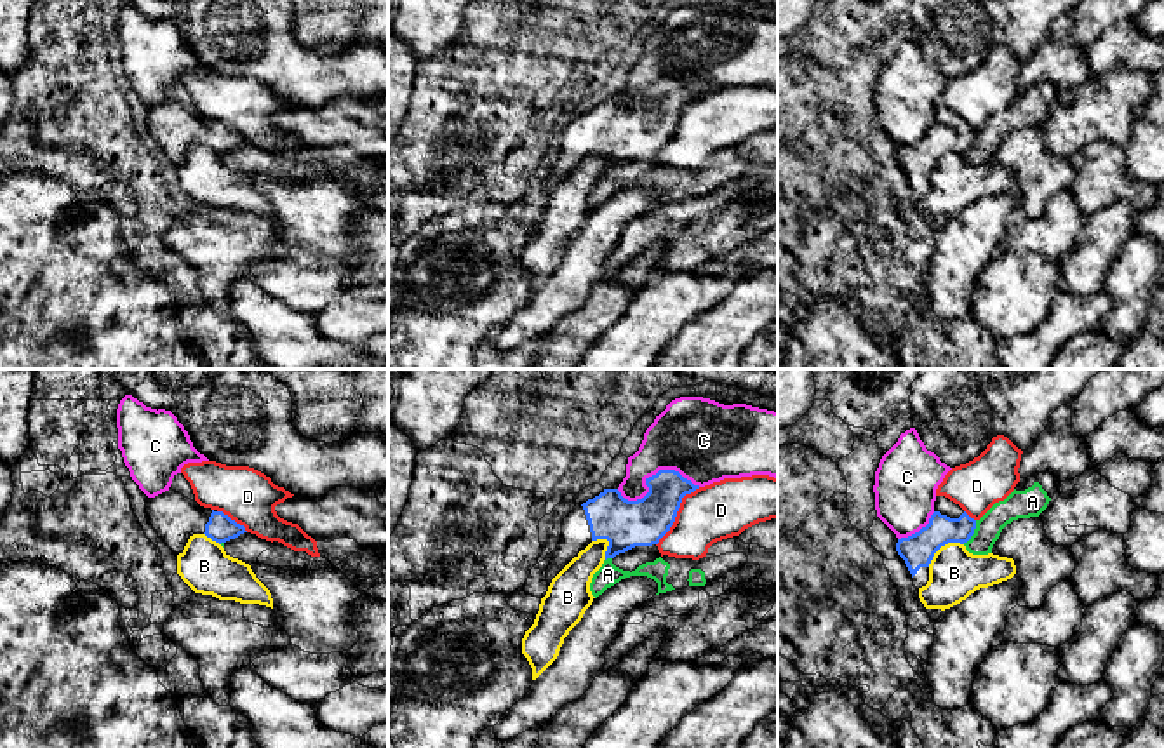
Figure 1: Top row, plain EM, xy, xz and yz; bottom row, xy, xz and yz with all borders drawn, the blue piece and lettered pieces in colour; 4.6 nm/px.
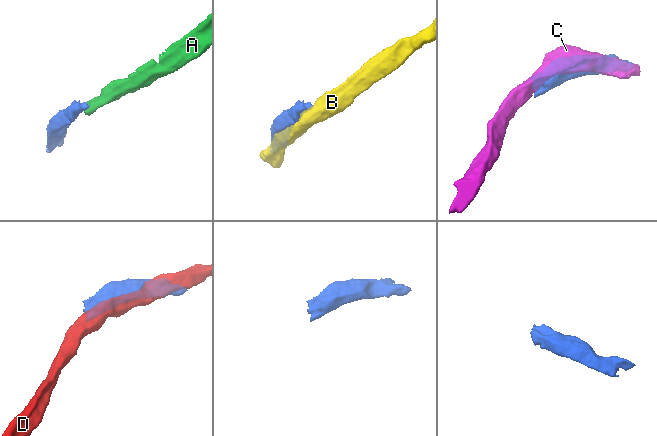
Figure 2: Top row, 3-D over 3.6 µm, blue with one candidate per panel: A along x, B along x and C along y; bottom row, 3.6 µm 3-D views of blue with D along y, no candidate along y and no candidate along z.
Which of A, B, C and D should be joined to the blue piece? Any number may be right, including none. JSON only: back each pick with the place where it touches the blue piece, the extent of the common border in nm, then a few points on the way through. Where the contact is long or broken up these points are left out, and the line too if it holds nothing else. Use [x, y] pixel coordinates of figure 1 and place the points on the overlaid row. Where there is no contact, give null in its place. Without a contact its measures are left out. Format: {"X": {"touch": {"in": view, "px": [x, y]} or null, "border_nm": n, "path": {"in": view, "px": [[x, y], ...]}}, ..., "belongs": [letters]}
{"belongs": []}

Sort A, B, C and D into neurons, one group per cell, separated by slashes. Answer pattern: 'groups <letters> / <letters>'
groups A / B / C / D

